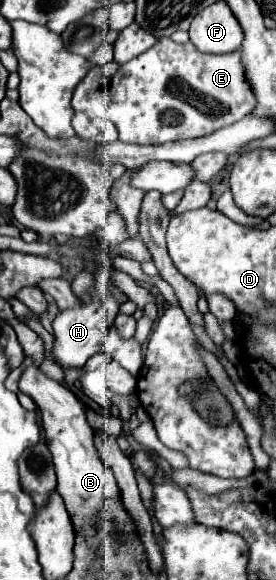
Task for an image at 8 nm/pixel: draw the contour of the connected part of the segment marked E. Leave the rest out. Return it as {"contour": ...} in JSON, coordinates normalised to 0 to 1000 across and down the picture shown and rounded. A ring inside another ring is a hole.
{"contour":[[[583,66],[533,90],[431,117],[391,150],[395,160],[370,160],[370,169],[355,159],[377,153],[370,128],[351,117],[333,124],[268,155],[264,200],[272,193],[308,193],[409,207],[431,224],[431,241],[460,248],[598,248],[750,234],[837,217],[924,186],[909,145],[880,128],[873,86],[851,86],[851,93],[721,93],[692,72],[641,76],[620,66]]]}

